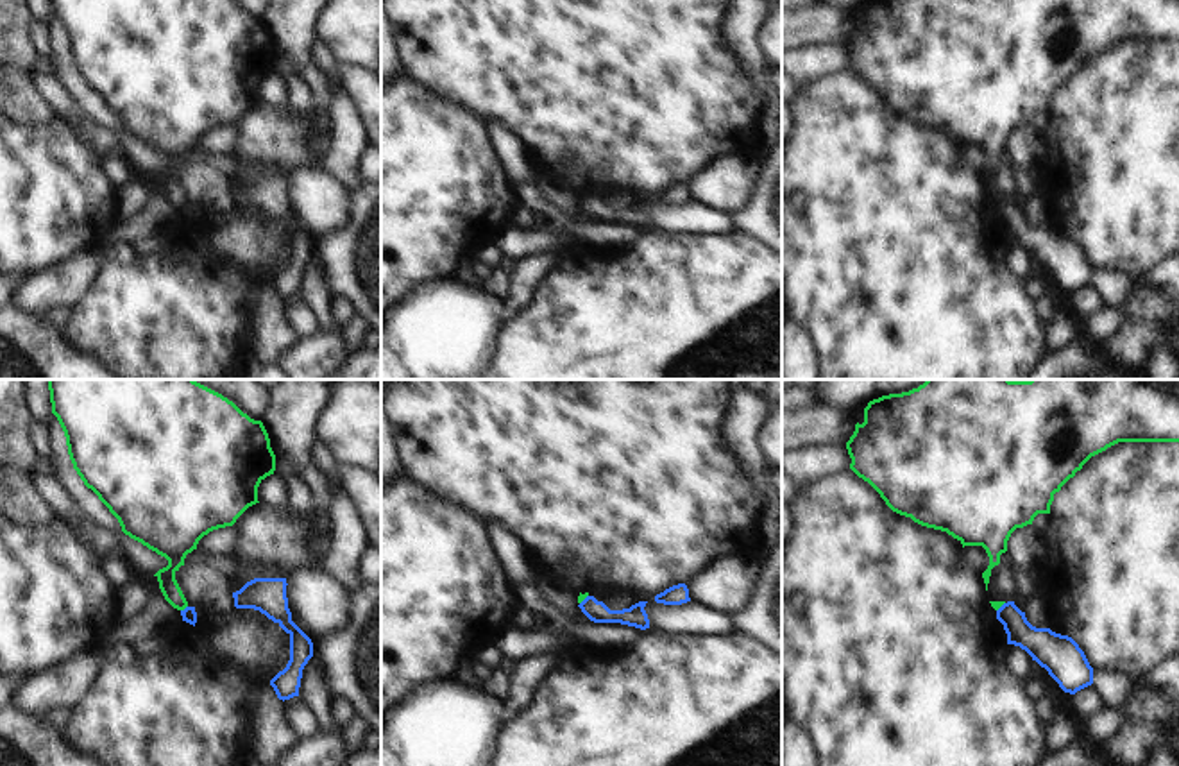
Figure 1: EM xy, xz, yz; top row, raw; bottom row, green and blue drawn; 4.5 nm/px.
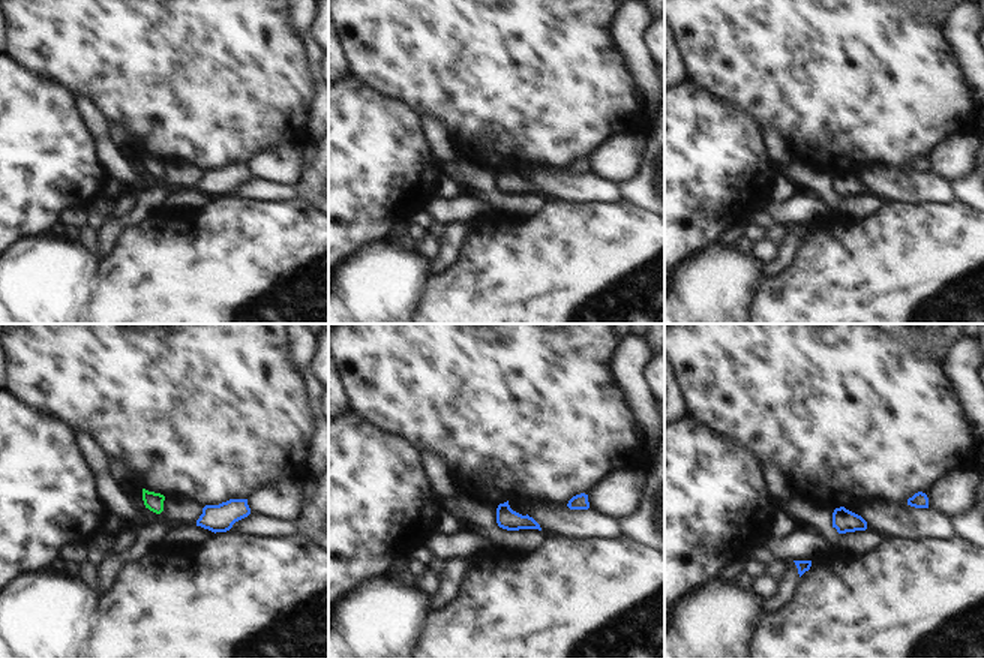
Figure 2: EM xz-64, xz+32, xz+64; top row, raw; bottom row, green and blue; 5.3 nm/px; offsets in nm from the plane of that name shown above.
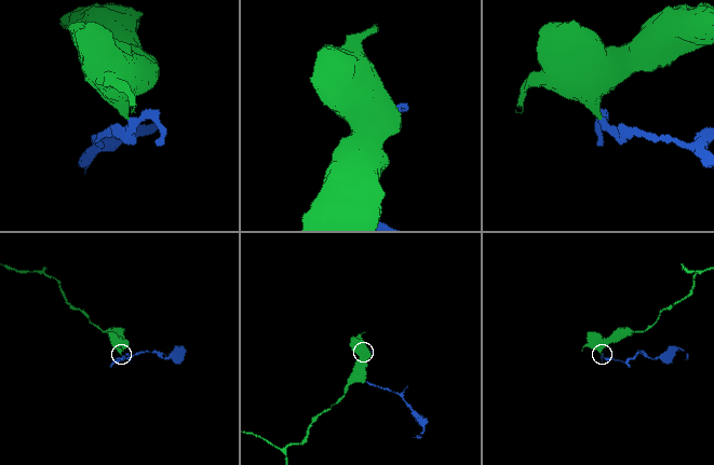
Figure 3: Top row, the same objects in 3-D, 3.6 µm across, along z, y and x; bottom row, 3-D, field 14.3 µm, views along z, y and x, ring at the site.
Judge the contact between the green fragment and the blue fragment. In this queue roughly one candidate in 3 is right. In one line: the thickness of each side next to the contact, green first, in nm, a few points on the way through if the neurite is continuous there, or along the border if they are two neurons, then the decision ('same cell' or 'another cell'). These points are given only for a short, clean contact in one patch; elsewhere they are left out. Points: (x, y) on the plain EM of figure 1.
90/70 nm | along xy (186, 204), (181, 210) | another cell

